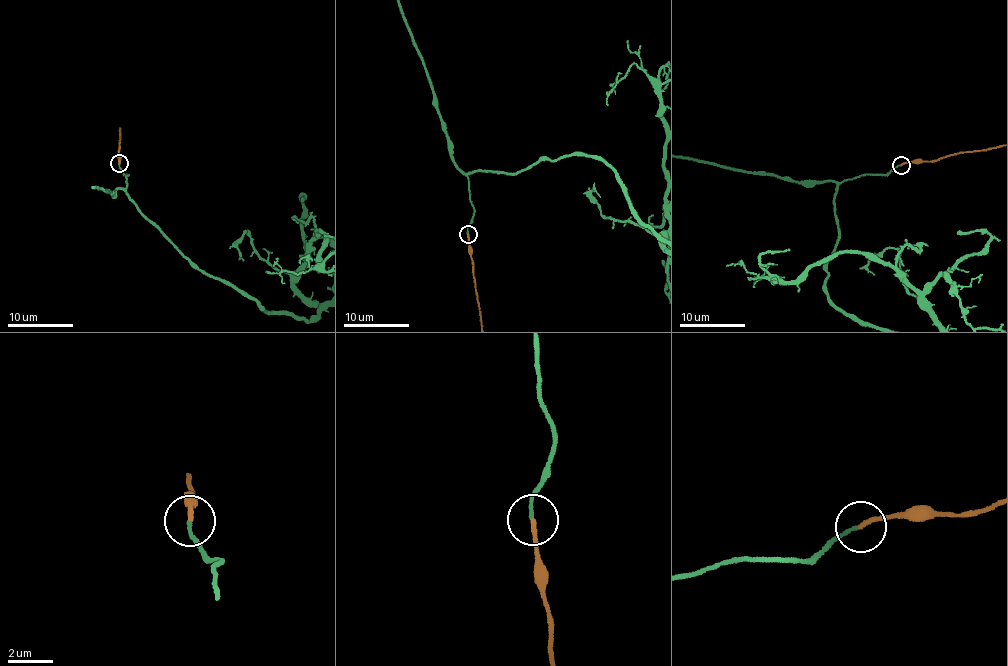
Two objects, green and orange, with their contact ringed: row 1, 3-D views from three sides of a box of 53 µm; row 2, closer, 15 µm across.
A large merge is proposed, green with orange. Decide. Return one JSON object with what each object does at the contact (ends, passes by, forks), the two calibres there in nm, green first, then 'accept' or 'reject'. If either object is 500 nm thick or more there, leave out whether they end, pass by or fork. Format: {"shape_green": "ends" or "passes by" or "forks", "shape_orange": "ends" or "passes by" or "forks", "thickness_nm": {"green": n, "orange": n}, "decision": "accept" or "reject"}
{"shape_green": "ends", "shape_orange": "ends", "thickness_nm": {"green": 130, "orange": 190}, "decision": "accept"}

